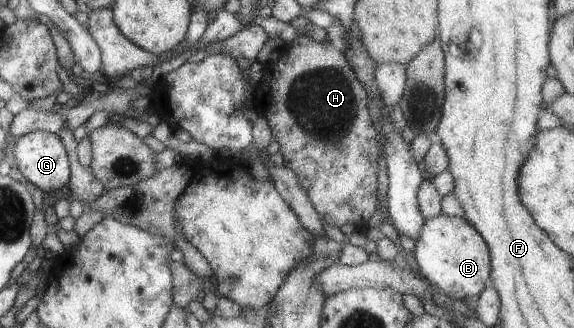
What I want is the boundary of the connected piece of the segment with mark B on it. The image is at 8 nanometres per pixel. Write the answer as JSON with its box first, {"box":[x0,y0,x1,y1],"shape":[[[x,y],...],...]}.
{"box":[414,213,491,299],"shape":[[[440,213],[425,219],[415,244],[414,257],[421,275],[452,299],[469,299],[480,295],[488,287],[491,272],[488,247],[478,230],[463,217]]]}

